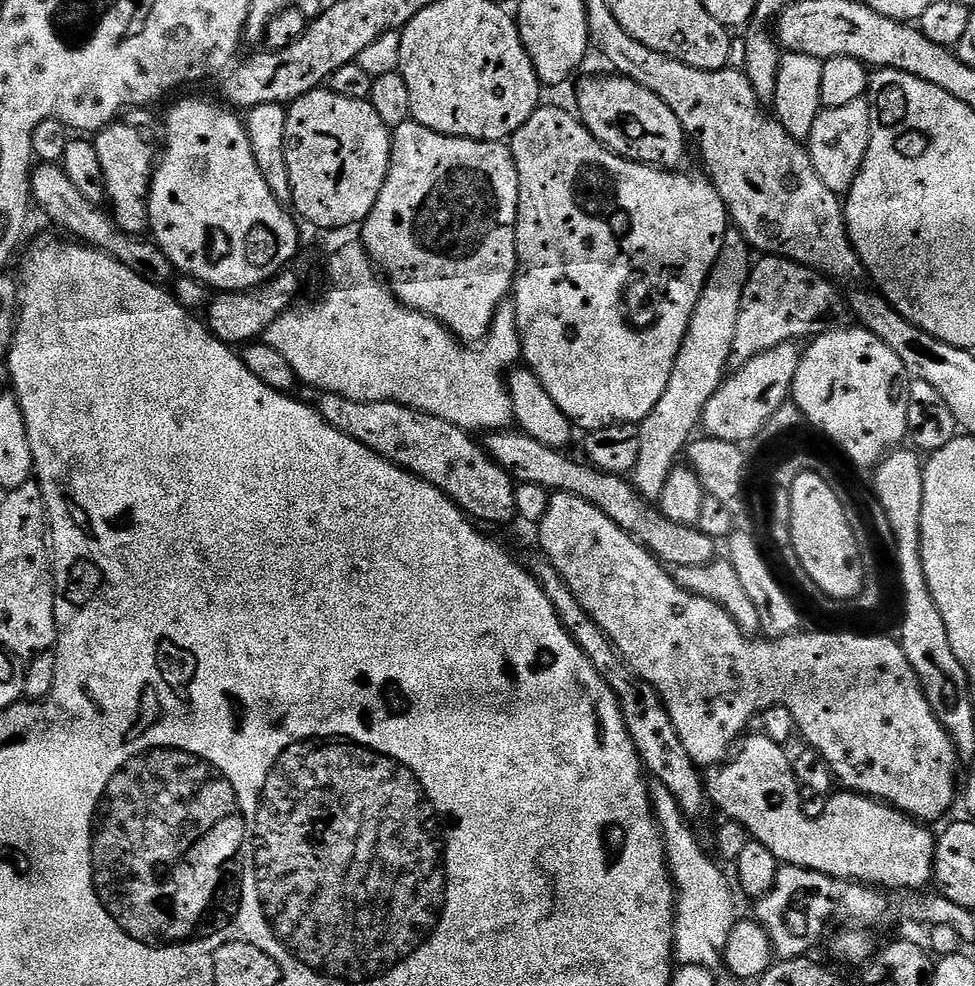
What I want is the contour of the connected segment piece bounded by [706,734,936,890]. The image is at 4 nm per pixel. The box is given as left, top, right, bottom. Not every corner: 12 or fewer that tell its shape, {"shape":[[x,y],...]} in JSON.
{"shape":[[763,734],[708,798],[781,865],[884,890],[933,883],[936,836],[883,800],[829,795],[811,820]]}

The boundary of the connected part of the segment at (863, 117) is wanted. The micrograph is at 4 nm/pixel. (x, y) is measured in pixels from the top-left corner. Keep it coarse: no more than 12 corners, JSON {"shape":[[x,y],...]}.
{"shape":[[867,99],[824,108],[806,147],[818,178],[846,194],[872,133]]}

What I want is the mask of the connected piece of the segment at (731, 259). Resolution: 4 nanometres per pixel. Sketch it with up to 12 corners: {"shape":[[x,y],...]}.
{"shape":[[729,230],[658,406],[635,488],[666,478],[726,379],[754,249]]}

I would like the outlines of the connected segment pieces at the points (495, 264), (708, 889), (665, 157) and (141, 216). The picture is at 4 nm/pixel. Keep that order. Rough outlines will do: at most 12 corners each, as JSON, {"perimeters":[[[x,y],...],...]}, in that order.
{"perimeters":[[[391,133],[363,246],[396,299],[483,341],[516,279],[498,140]],[[651,789],[676,886],[677,961],[721,967],[736,896],[689,817]],[[619,74],[588,76],[574,108],[610,151],[685,167],[682,122]],[[136,124],[95,133],[106,204],[130,236],[149,231],[158,160]]]}

